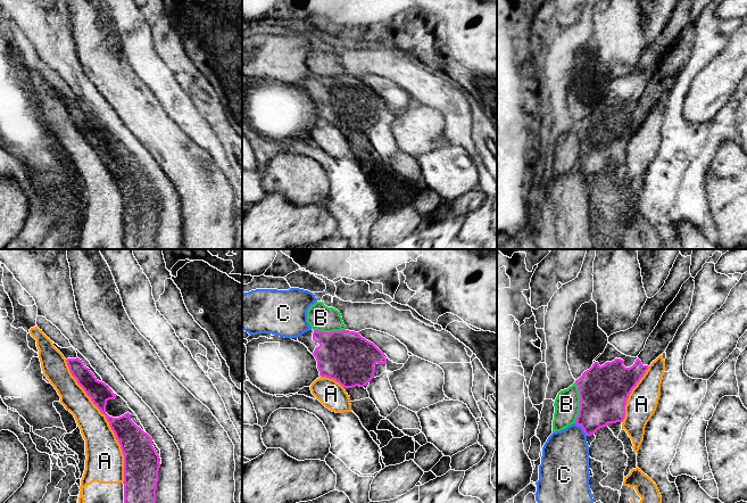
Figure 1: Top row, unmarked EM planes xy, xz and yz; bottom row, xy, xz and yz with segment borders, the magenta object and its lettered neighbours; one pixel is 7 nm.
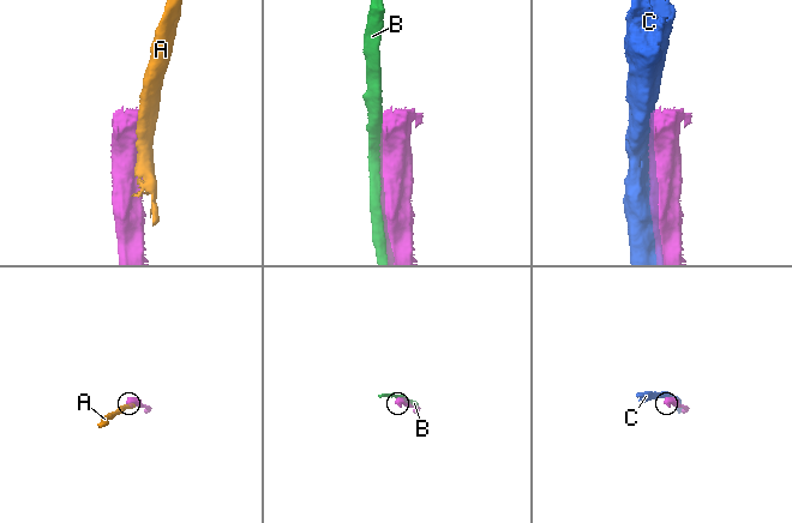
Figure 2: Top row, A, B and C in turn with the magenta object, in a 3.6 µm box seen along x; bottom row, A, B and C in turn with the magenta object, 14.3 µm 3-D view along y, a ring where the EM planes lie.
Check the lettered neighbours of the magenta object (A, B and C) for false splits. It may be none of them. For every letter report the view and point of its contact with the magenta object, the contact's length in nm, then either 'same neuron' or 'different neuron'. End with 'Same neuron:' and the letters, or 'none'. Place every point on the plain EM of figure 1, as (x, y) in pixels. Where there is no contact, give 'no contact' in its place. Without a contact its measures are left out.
A: xy (107, 165) | 950 nm | different neuron
B: yz (580, 147) | 300 nm | different neuron
C: yz (582, 173) | 130 nm | different neuron
Same neuron: none

